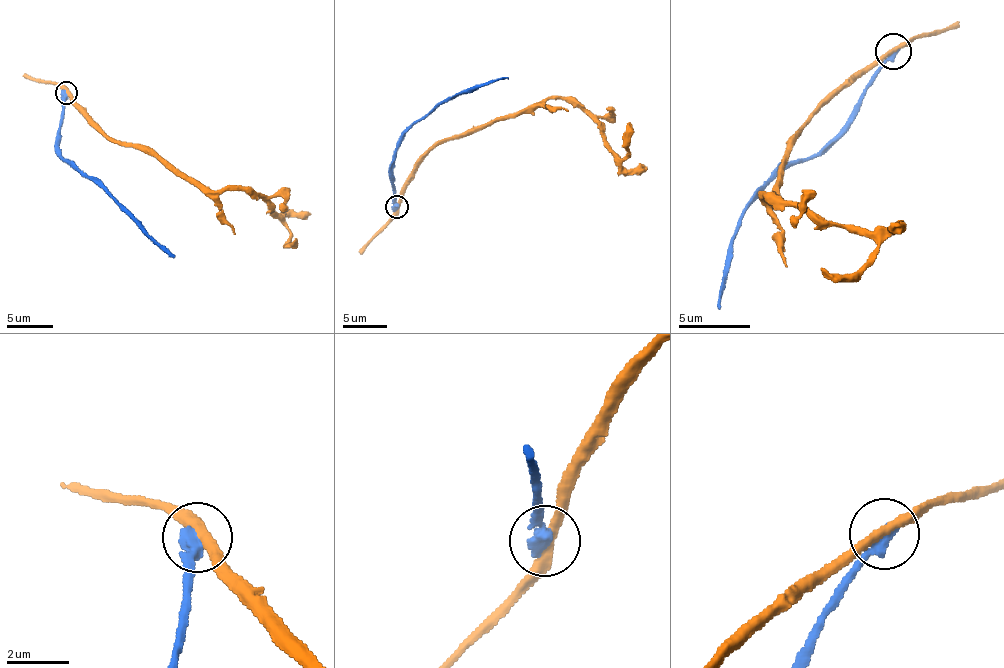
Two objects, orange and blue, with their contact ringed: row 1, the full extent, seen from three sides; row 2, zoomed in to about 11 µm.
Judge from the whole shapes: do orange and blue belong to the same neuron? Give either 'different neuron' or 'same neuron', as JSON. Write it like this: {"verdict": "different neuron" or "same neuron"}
{"verdict": "different neuron"}

